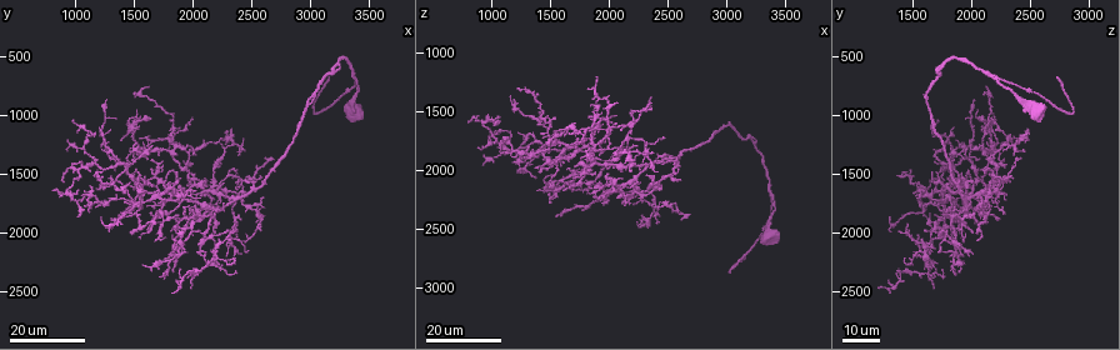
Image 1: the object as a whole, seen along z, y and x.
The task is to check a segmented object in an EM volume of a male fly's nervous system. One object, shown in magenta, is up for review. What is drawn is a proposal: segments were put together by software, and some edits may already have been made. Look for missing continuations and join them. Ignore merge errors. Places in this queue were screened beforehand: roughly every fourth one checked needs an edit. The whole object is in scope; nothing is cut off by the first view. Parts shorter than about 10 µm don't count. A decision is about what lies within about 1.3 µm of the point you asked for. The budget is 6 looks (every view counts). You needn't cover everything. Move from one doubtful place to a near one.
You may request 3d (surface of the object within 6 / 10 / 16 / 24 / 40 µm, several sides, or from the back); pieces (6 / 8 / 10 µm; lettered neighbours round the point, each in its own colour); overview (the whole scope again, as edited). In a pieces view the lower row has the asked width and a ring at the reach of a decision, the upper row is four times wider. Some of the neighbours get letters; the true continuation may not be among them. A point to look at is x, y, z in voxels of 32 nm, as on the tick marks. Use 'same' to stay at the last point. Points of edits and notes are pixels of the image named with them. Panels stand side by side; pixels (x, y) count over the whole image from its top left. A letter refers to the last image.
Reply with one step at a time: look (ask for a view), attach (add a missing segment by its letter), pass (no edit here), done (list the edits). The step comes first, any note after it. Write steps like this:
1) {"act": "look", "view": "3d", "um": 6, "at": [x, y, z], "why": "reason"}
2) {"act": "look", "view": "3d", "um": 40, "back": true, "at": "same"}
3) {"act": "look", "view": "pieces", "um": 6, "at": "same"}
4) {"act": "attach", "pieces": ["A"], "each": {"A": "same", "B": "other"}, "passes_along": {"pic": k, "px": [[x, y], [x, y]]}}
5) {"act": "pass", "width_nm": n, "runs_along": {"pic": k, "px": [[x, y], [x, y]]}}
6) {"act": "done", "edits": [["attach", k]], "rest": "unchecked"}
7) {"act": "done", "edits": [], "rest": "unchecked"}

{"act": "look", "view": "3d", "um": 24, "at": [2000, 1900, 1680], "why": "free end"}

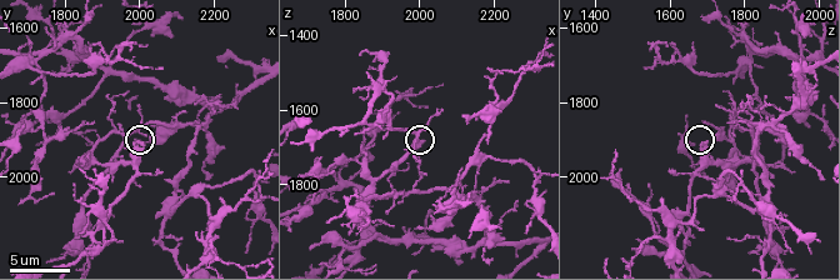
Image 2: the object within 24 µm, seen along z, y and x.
{"act": "look", "view": "pieces", "um": 6, "at": [2010, 1910, 1680]}

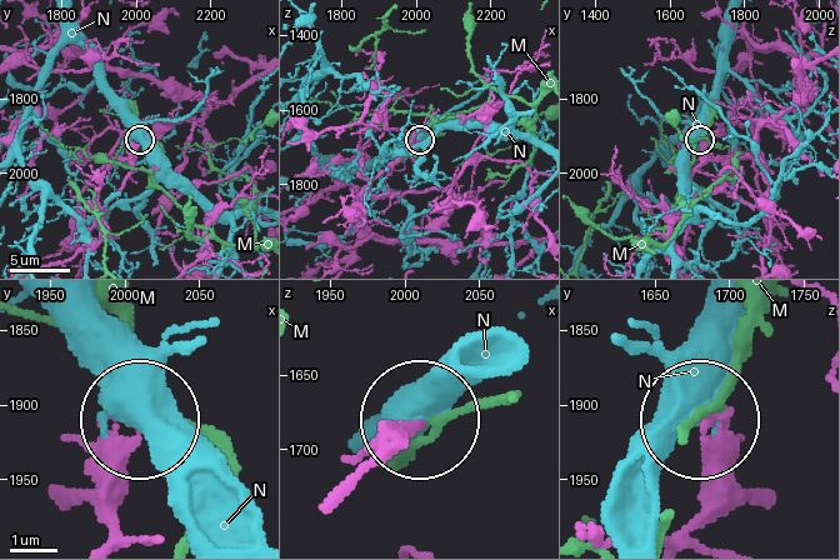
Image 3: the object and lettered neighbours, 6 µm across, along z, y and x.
{"act": "pass", "each": {"M": "other", "N": "other"}, "found": "none of them fits"}

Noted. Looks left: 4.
{"act": "look", "view": "3d", "um": 24, "at": [1520, 1480, 1680], "why": "free end"}

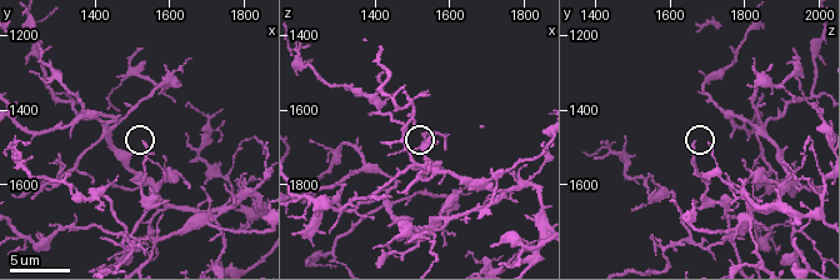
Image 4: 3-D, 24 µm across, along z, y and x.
{"act": "look", "view": "pieces", "um": 10, "at": [1540, 1490, 1660]}

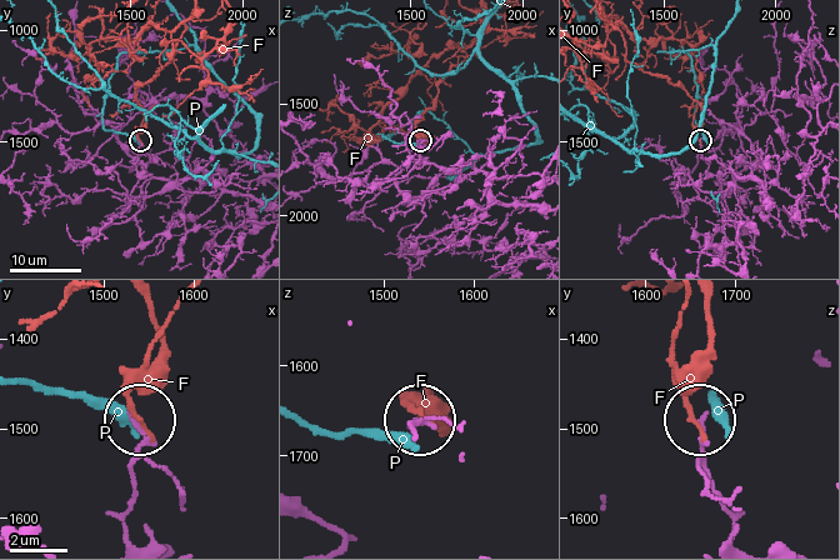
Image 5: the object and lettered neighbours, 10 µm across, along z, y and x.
{"act": "pass", "each": {"F": "other", "P": "other"}, "runs_along": {"pic": 5, "px": [[126, 536], [121, 521], [136, 493], [139, 424]]}, "found": "none of them fits"}

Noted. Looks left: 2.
{"act": "look", "view": "3d", "um": 16, "at": [1980, 1920, 2120], "why": "thin end"}

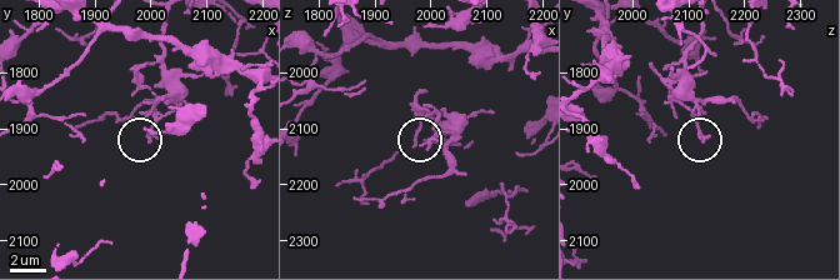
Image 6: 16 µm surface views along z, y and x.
{"act": "look", "view": "pieces", "um": 6, "at": [1990, 1915, 2135]}

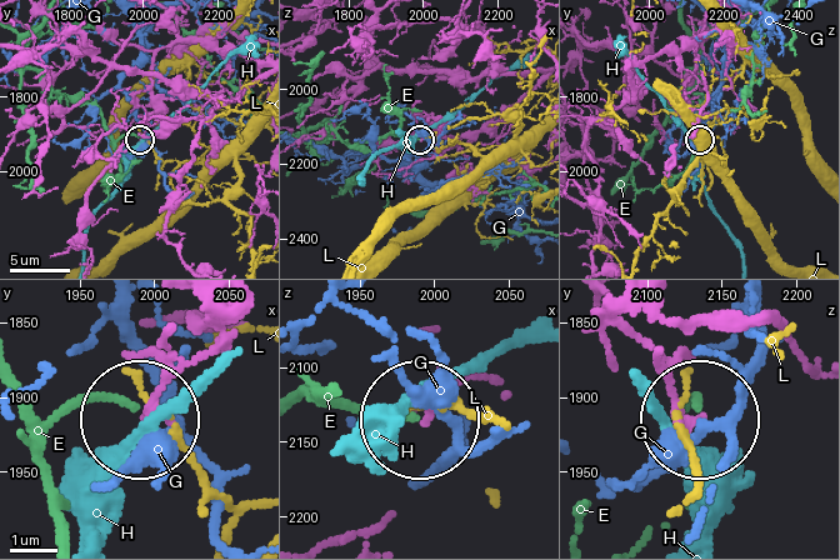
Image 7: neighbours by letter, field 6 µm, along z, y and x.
{"act": "pass", "width_nm": 170, "each": {"E": "other", "G": "other", "H": "other", "L": "other"}, "runs_along": {"pic": 7, "px": [[624, 301], [624, 325], [691, 416]]}, "found": "none of them fits"}

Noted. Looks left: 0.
{"act": "done", "edits": [], "rest": "unchecked"}

